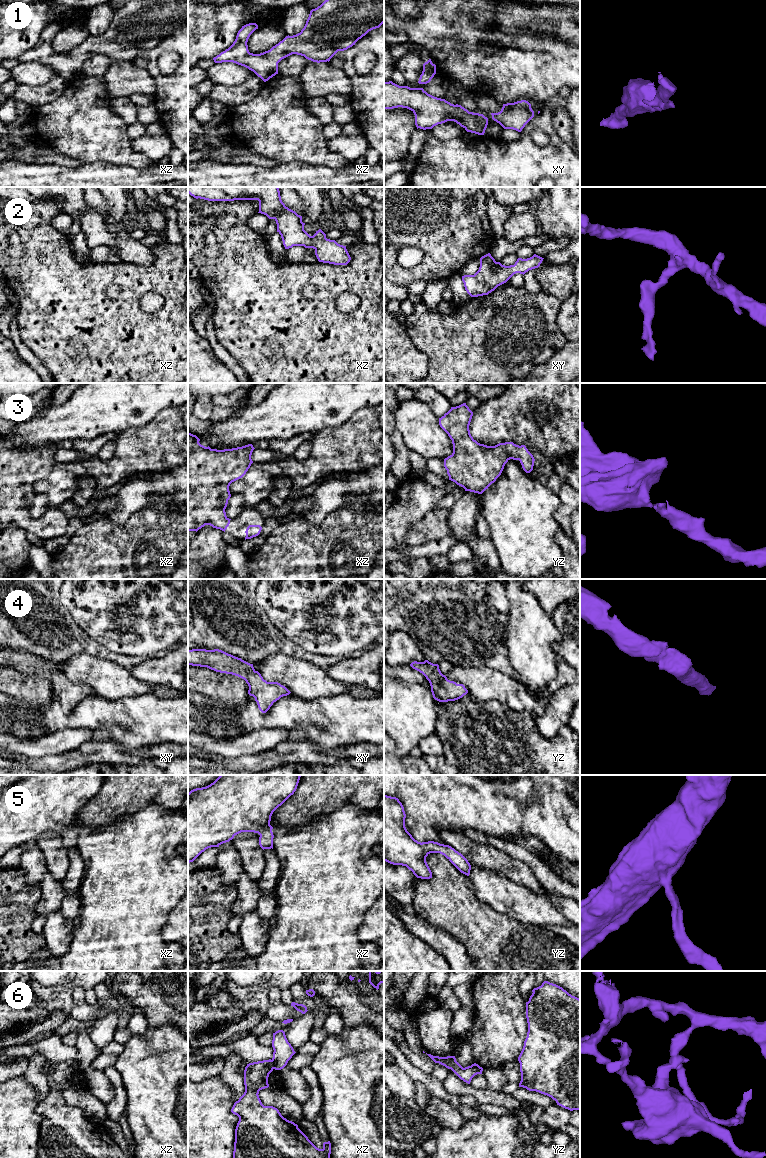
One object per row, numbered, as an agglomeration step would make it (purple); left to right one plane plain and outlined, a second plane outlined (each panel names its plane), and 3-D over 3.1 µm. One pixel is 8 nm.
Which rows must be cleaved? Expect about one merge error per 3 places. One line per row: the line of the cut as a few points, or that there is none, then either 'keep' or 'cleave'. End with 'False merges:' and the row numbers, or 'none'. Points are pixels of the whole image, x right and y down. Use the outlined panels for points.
1: no cut | keep
2: no cut | keep
3: no cut | keep
4: no cut | keep
5: no cut | keep
6: xz (271, 1060), (274, 1068) | cleave
False merges: 6

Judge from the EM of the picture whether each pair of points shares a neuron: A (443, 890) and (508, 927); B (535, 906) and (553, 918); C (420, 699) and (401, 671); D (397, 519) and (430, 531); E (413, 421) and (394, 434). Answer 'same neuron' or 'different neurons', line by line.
A: same neuron
B: same neuron
C: different neurons
D: different neurons
E: different neurons

